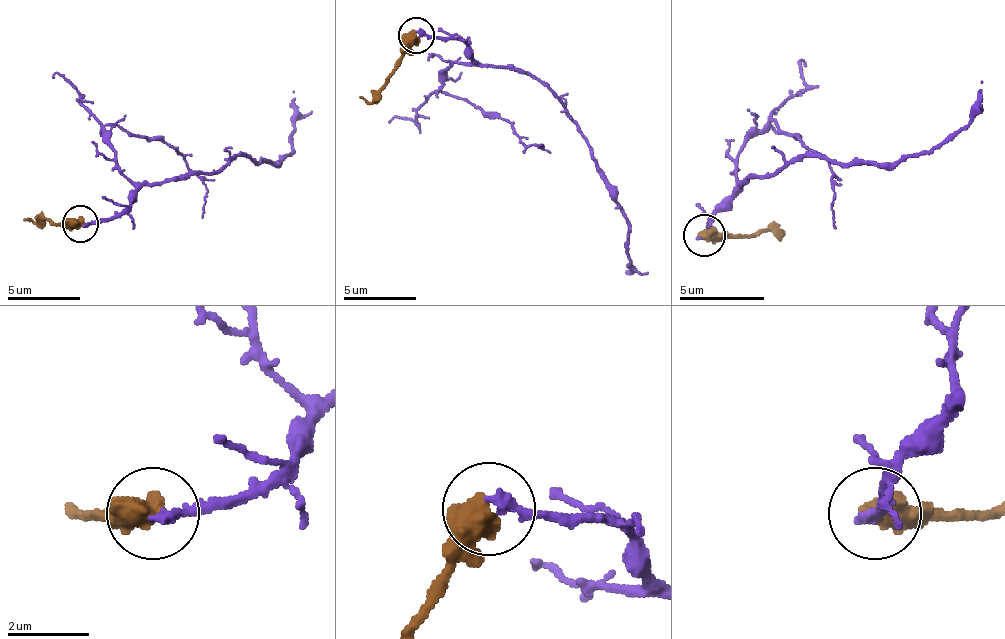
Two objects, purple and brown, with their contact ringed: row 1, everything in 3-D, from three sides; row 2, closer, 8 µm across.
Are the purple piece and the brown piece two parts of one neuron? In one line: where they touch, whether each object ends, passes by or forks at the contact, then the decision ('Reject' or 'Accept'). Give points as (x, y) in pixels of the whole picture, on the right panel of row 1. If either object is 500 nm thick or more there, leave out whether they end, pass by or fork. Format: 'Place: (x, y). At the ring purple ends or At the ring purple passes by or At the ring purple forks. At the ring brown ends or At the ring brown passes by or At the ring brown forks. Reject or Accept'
Place: (704, 235). Reject

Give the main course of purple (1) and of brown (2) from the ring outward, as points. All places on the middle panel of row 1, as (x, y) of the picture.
1: (419, 34), (459, 38), (481, 63), (524, 70), (561, 103), (579, 129), (612, 194), (627, 231), (630, 275)
2: (415, 34), (401, 67), (368, 100), (360, 96)

